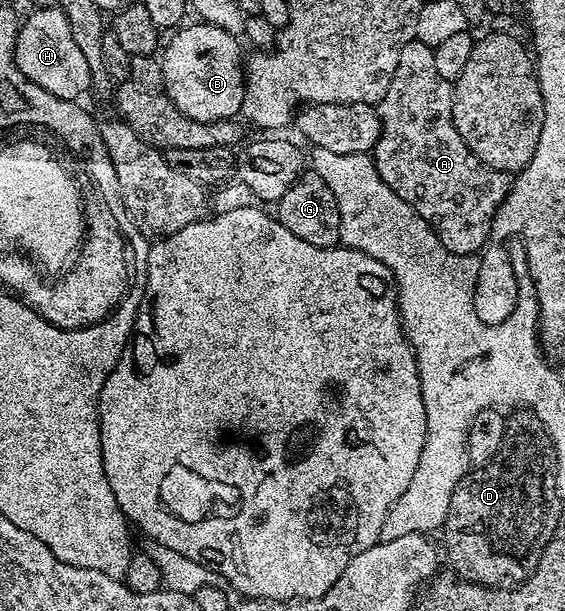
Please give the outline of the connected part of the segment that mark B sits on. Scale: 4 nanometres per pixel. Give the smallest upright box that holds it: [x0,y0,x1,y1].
[161,23,244,122]

